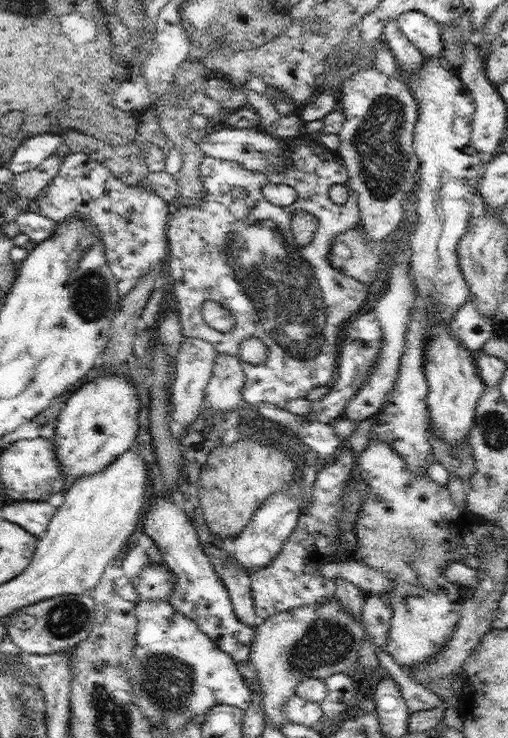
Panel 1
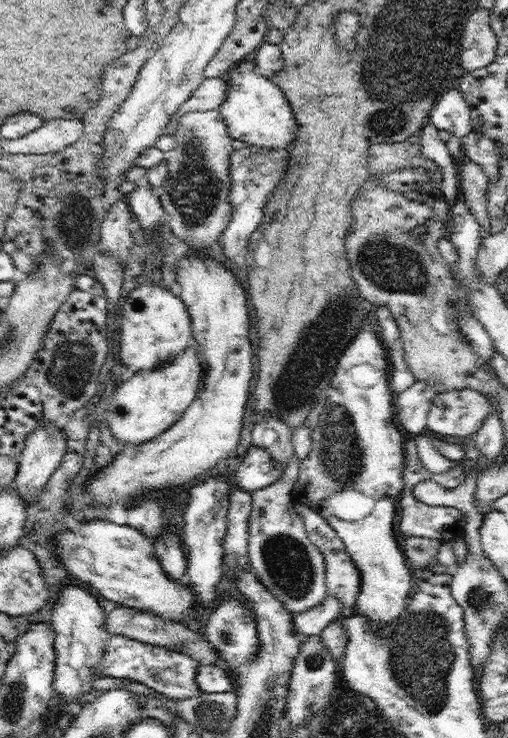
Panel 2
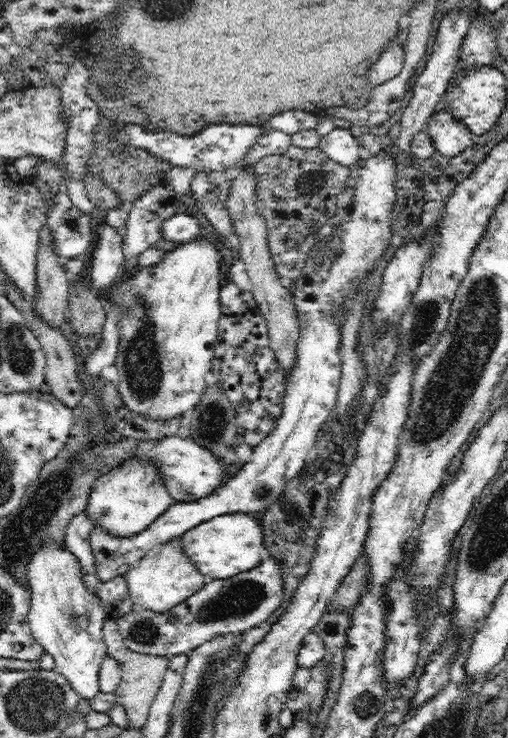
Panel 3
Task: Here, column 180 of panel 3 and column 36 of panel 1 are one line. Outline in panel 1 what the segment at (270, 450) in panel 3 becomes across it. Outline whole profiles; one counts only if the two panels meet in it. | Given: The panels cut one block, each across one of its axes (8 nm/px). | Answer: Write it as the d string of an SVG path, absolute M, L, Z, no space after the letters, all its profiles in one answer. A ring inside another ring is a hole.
M16 501L4 506L4 518L19 524L33 535L40 537L47 529L56 508L46 501Z

